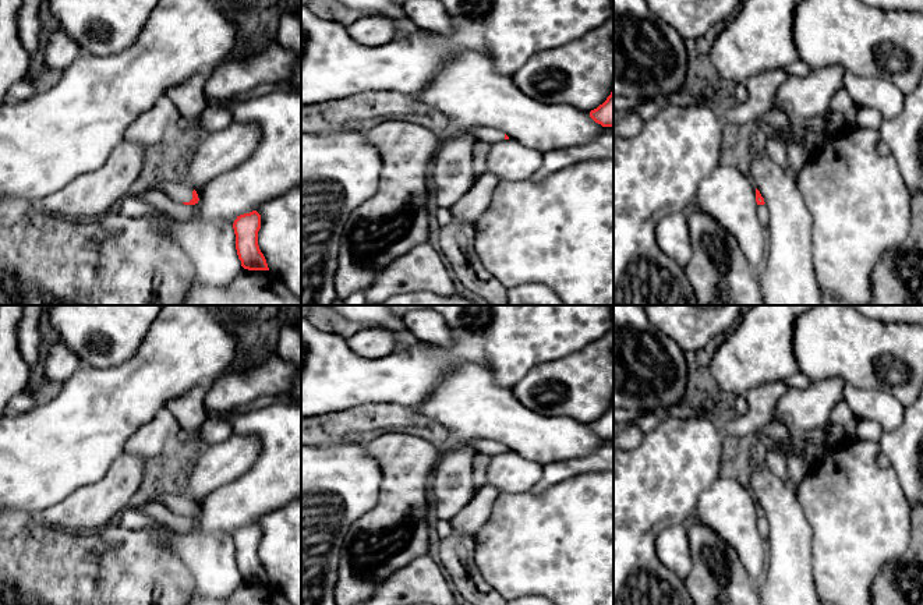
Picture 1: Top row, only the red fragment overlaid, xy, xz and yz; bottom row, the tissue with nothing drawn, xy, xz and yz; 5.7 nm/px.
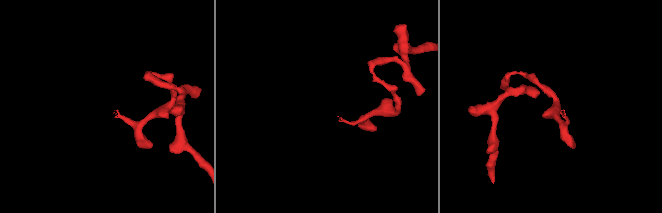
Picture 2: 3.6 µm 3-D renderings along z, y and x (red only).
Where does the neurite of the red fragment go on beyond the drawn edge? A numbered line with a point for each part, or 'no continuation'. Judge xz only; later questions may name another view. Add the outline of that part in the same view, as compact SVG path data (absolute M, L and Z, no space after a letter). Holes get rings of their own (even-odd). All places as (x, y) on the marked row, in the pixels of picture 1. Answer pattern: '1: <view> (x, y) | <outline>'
1: xz (484, 134) | M467 127L462 132L471 134L477 138L477 141L482 141L489 145L505 139L505 134L502 131L492 130L488 127Z

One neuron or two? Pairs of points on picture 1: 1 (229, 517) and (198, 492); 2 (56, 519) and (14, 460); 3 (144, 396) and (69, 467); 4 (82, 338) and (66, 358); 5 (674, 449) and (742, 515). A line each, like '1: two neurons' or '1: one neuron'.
1: two neurons
2: two neurons
3: one neuron
4: two neurons
5: two neurons

